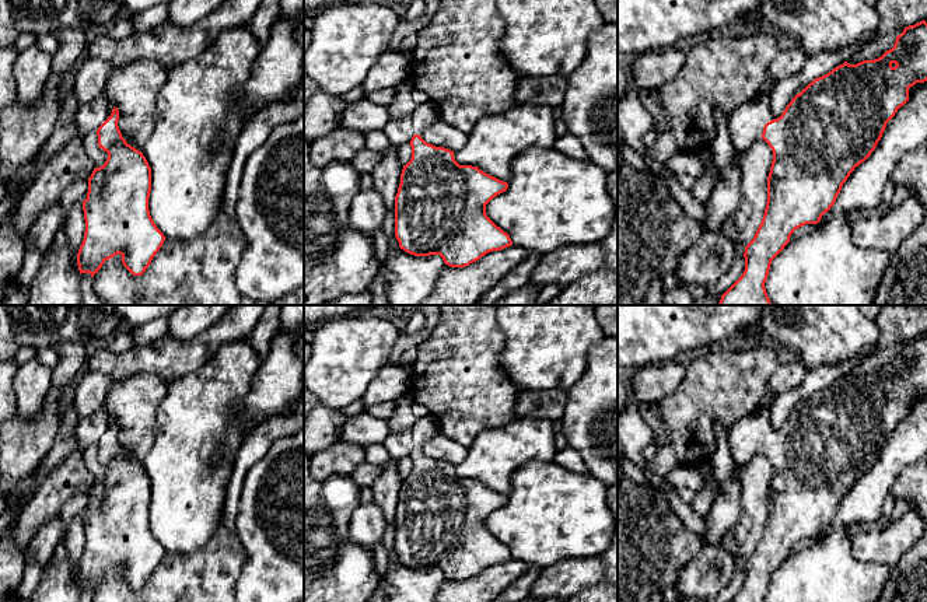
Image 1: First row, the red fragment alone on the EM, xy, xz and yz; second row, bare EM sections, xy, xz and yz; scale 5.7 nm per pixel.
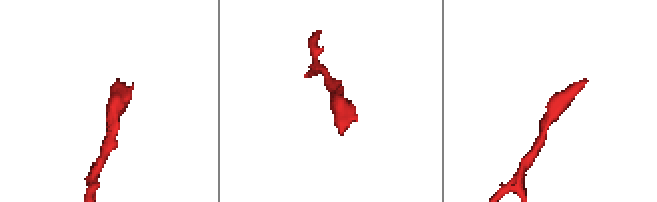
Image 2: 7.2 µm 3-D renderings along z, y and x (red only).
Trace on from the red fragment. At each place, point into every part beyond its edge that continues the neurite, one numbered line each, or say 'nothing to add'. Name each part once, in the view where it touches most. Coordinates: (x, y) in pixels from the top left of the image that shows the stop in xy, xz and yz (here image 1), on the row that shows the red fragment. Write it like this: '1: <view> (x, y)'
1: yz (745, 123)

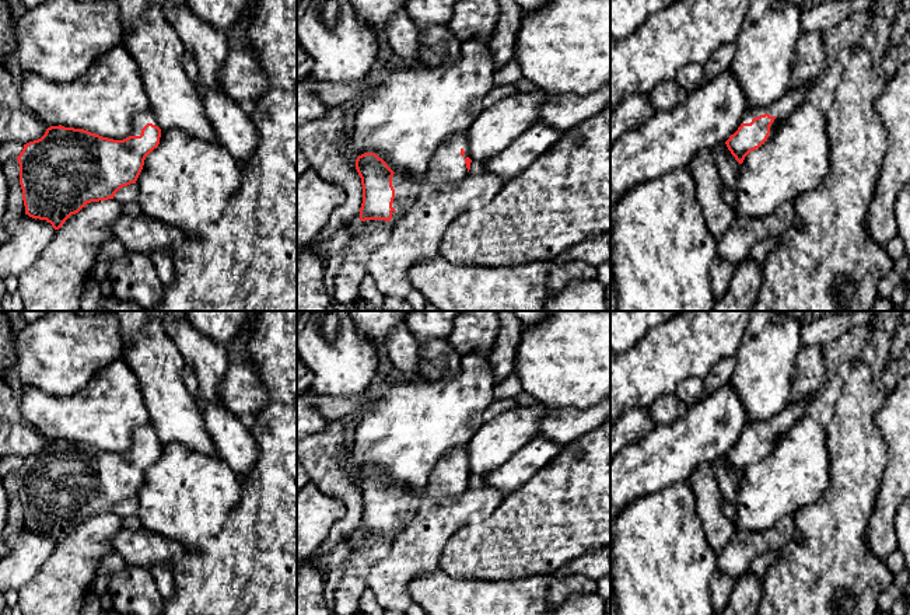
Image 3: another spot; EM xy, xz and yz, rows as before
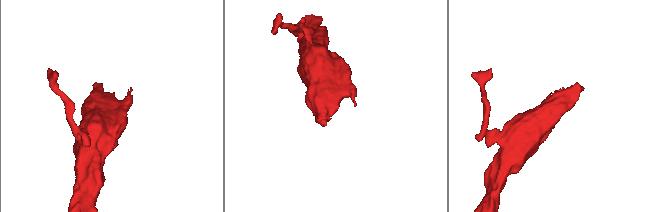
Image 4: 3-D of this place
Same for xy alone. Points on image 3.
1: xy (142, 119)

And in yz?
1: yz (793, 98)

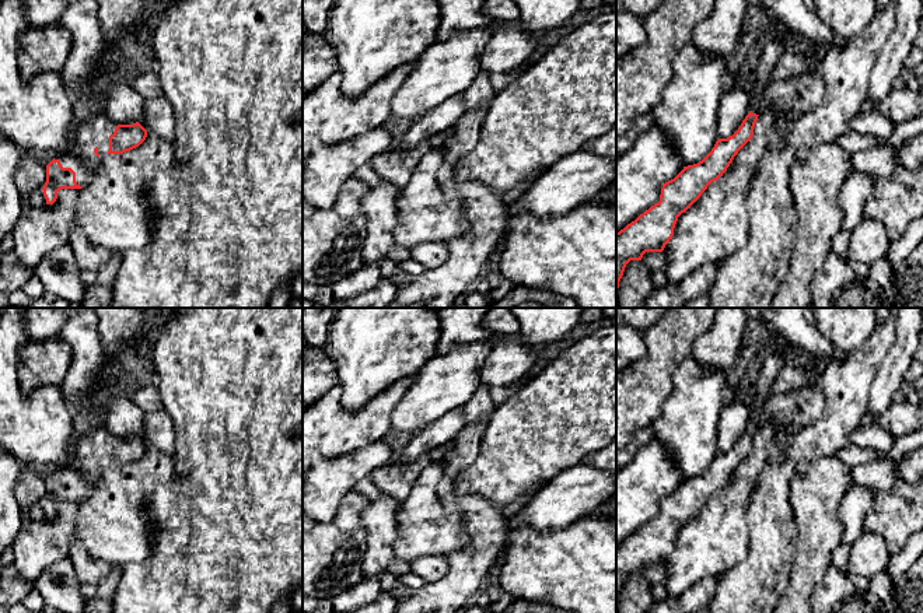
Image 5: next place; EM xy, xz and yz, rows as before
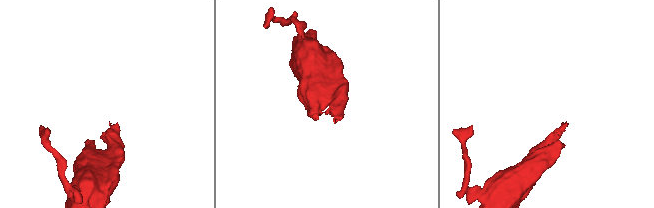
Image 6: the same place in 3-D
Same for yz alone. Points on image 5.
1: yz (775, 49)

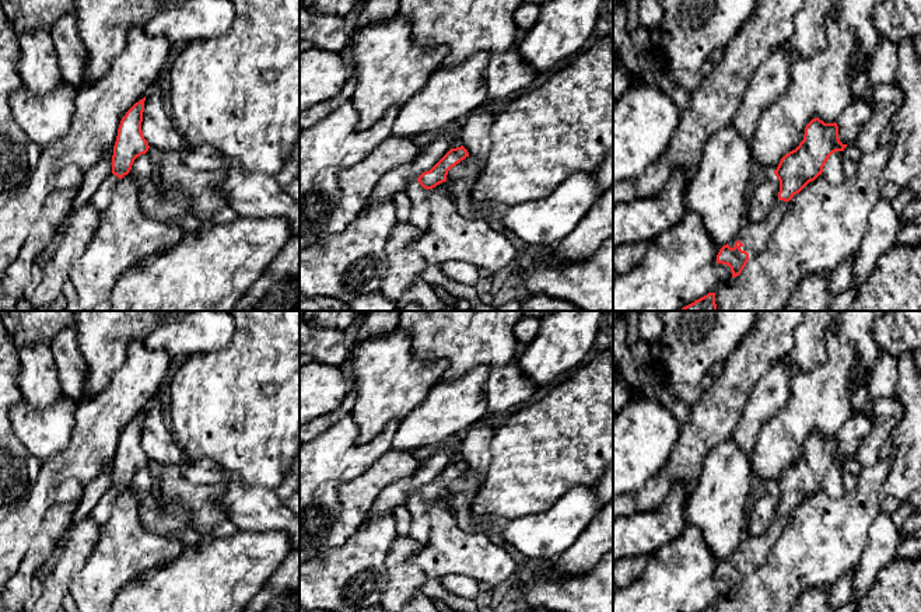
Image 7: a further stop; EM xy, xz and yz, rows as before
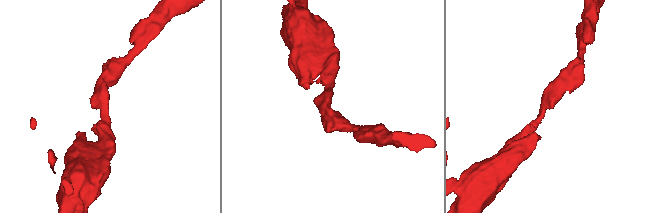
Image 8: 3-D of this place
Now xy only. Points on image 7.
1: xy (101, 199)

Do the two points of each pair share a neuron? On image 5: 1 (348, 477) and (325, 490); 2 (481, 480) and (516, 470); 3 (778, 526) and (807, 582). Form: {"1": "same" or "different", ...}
{"1": "same", "2": "same", "3": "different"}

